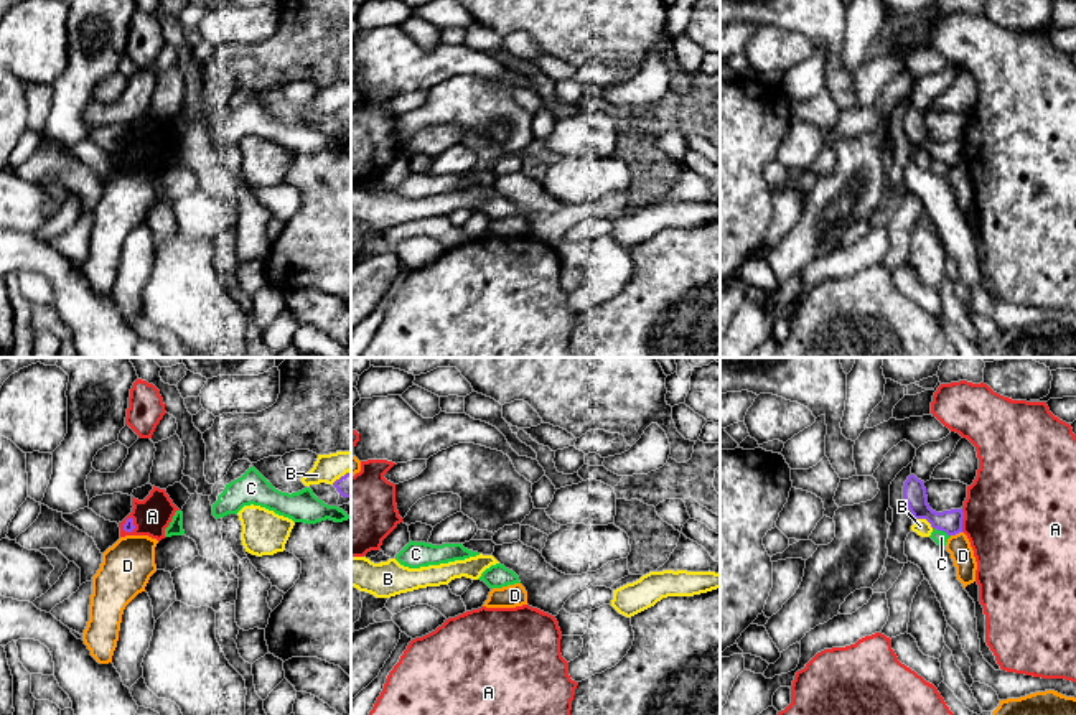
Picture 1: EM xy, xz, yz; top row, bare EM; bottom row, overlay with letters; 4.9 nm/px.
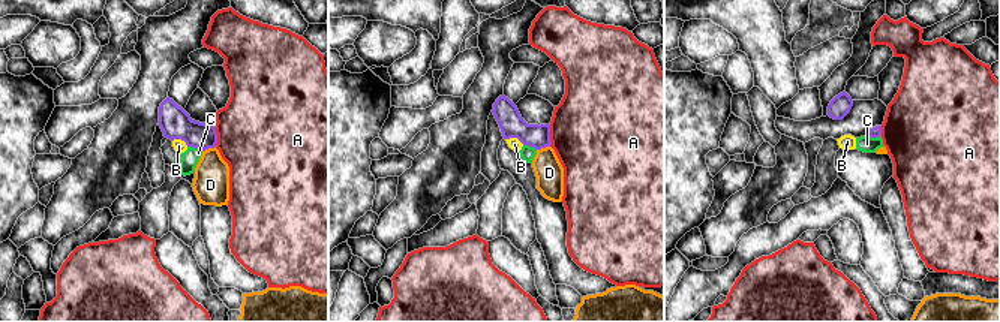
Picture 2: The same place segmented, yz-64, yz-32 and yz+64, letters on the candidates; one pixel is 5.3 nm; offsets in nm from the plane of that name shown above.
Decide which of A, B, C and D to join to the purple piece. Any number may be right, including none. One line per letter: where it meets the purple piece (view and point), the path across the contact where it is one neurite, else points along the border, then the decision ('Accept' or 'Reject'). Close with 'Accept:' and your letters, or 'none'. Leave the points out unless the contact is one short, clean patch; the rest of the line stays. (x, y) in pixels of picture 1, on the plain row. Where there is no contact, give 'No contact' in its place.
A: Touches purple at yz (961, 152). Reject
B: Touches purple at yz (925, 149). Reject
C: Touches purple at yz (941, 160). Reject
D: Touches purple at yz (954, 165). Boundary: yz (961, 162), (949, 168). Reject
Accept: none

